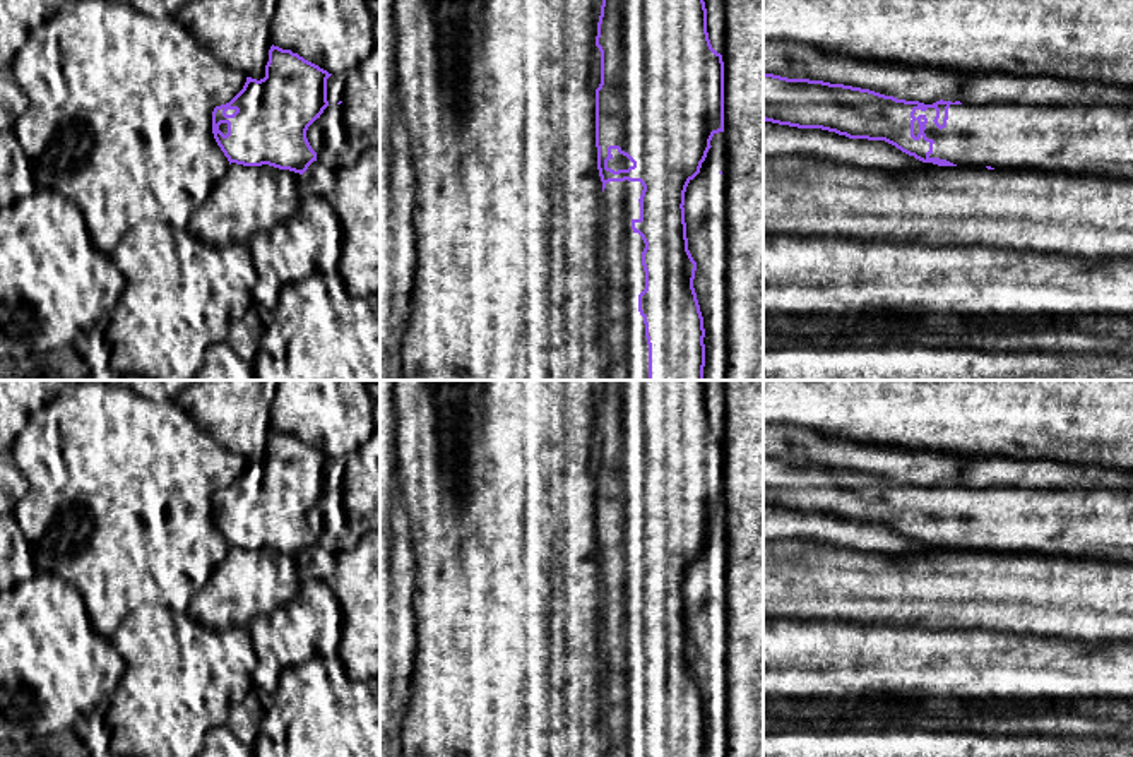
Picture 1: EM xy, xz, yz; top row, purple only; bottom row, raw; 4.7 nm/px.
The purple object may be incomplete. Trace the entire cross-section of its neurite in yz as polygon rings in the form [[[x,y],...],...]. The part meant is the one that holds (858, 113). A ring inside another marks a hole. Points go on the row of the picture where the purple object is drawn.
[[[763,74],[763,120],[798,128],[822,128],[849,139],[885,140],[922,163],[938,166],[1025,170],[1133,182],[1133,108],[1023,106],[1013,103],[972,106],[943,99],[924,104],[844,84]]]

